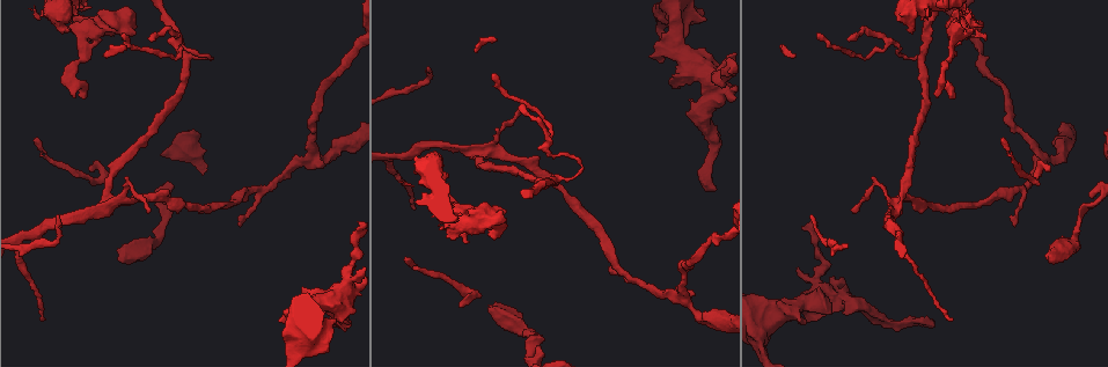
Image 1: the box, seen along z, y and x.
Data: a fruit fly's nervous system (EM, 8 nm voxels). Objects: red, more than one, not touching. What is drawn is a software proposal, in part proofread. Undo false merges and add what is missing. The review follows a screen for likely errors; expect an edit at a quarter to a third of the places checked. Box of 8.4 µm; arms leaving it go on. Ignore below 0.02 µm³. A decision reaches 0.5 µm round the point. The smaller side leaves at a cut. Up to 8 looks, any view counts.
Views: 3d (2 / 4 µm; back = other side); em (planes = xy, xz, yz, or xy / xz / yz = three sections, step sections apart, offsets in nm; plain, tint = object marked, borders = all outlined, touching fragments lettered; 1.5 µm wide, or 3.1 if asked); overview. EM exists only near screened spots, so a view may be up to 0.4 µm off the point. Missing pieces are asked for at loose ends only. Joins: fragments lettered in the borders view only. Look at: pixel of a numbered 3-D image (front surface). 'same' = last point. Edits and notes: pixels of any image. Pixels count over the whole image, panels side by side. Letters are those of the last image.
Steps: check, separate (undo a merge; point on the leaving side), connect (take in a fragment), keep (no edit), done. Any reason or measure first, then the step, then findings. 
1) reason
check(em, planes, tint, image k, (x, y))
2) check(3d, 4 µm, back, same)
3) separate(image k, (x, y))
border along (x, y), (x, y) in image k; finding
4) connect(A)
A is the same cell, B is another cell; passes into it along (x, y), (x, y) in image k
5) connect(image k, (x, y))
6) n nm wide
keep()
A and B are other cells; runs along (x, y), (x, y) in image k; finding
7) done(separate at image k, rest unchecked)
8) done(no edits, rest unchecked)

branch point
check(3d, 4 µm, back, image 1, (121, 203))

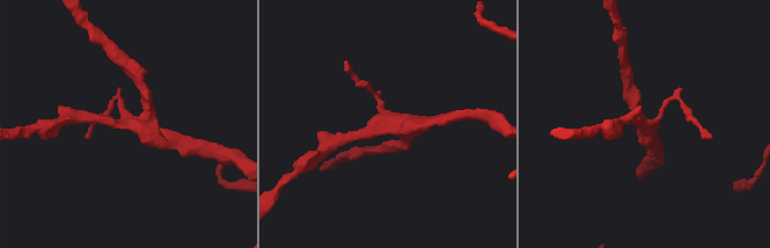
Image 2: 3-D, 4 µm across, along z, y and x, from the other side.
now the EM
check(em, planes, borders, image 2, (651, 123))

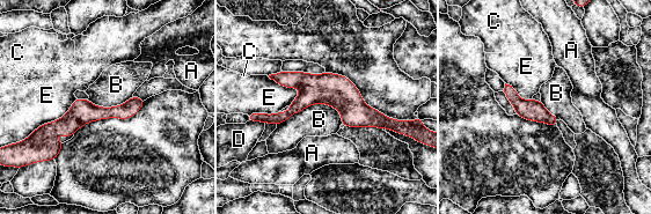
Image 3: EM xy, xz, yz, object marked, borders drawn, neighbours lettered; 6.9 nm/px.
keep()
A, B, C, D and E are other cells; border along (341, 111), (311, 104), (277, 125) in image 3; all the same neuron

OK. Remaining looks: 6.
branch stops here
check(em, xz, step 8, tint, image 1, (950, 321))

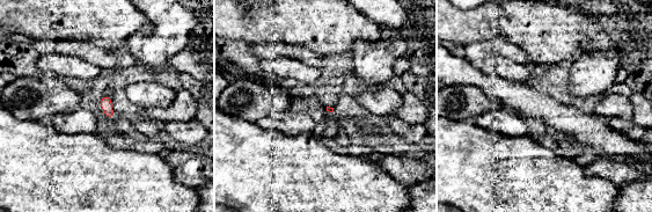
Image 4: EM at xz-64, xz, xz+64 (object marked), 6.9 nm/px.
another direction
check(em, planes, borders, same)

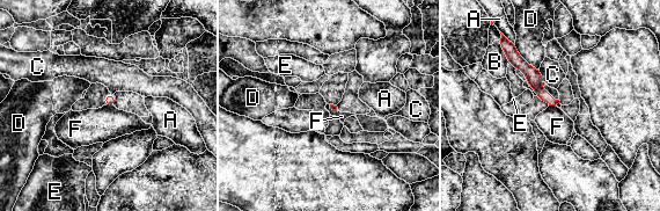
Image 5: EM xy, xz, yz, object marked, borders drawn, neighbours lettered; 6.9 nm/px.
keep()
A, B, C, D, E and F are other cells; border along (105, 104), (114, 107) in image 5; none of them fits

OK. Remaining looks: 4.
abrupt turn
check(em, planes, borders, image 1, (536, 335))

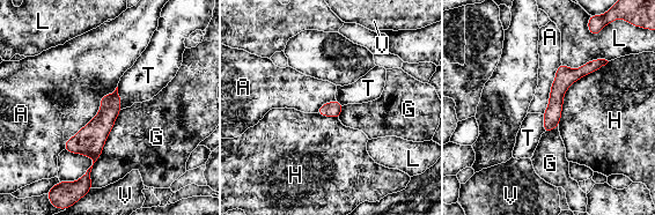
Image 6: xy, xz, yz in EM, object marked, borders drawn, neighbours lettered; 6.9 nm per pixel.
keep()
A, G, H, L, T and V are other cells; runs along (602, 62), (558, 90), (546, 128) in image 6; one neuron here

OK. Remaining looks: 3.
done(no edits, rest unchecked)

